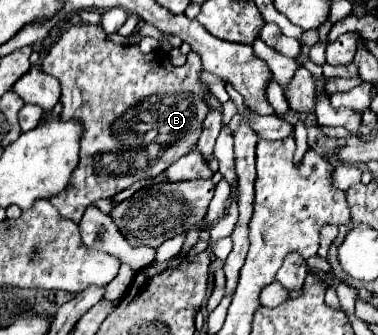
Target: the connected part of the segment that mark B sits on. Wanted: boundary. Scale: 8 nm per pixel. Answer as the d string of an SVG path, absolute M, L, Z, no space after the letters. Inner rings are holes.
M80 24L64 30L60 40L50 48L48 56L42 60L42 70L46 74L56 76L62 84L62 96L60 96L60 102L64 106L62 118L68 120L74 116L84 124L80 164L72 174L70 186L66 188L66 192L50 198L52 206L60 212L60 216L74 222L78 222L82 218L82 212L96 200L112 198L144 178L154 178L162 174L172 162L186 156L196 146L196 140L202 134L204 118L210 112L210 106L206 104L206 96L212 96L212 92L200 78L202 60L198 52L190 52L186 64L174 68L168 56L162 54L162 50L142 54L138 46L118 46L106 38L102 26ZM72 82L80 88L80 96L82 96L80 106L68 102L68 86L72 86Z

